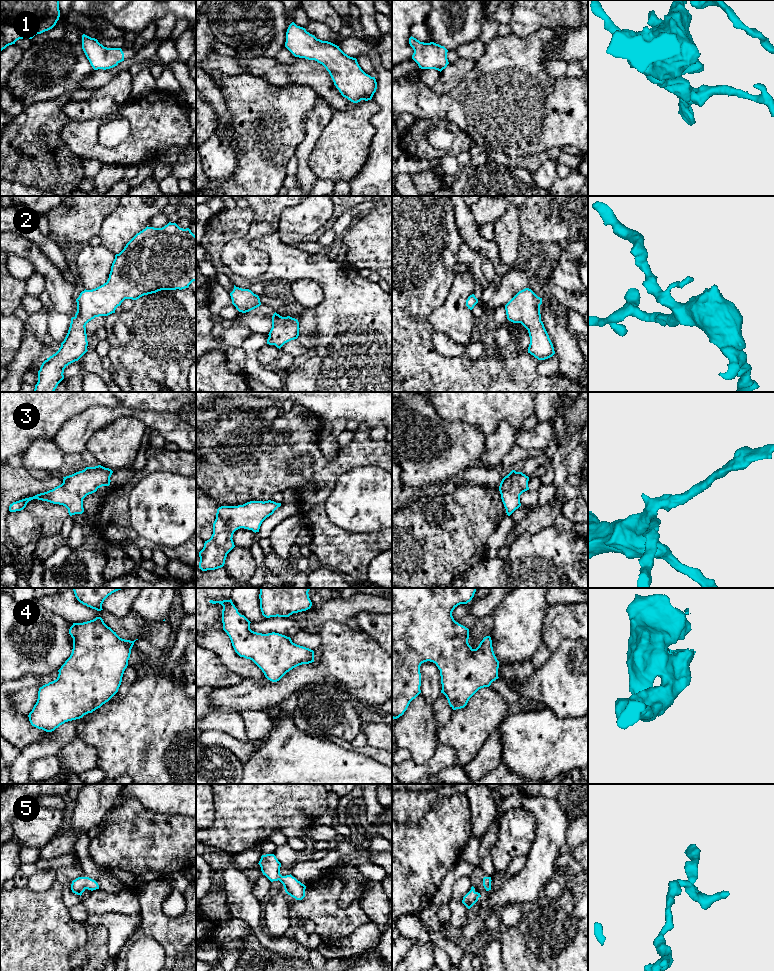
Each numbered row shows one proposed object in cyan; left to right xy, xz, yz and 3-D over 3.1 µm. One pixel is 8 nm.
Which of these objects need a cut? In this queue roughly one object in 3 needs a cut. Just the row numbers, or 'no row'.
no row

